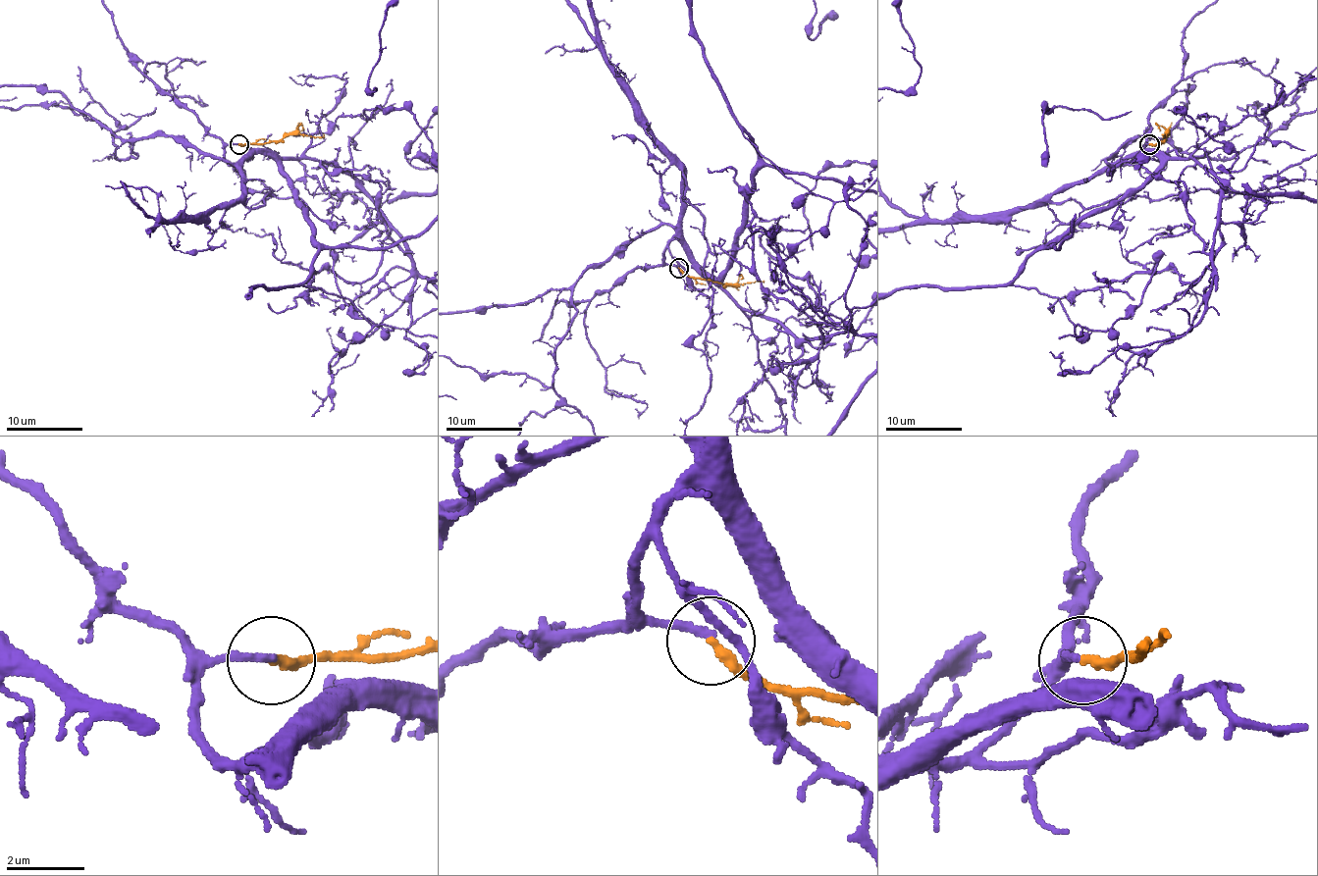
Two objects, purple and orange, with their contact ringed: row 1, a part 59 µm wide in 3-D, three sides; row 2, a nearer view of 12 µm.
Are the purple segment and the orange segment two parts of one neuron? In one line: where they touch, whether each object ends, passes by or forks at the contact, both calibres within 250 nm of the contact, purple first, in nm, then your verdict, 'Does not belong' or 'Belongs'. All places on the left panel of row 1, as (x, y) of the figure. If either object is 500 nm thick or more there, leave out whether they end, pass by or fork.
Place: (238, 144). At the ring purple ends. At the ring orange ends. Thickness 200 nm (purple) against 280 nm. Belongs

